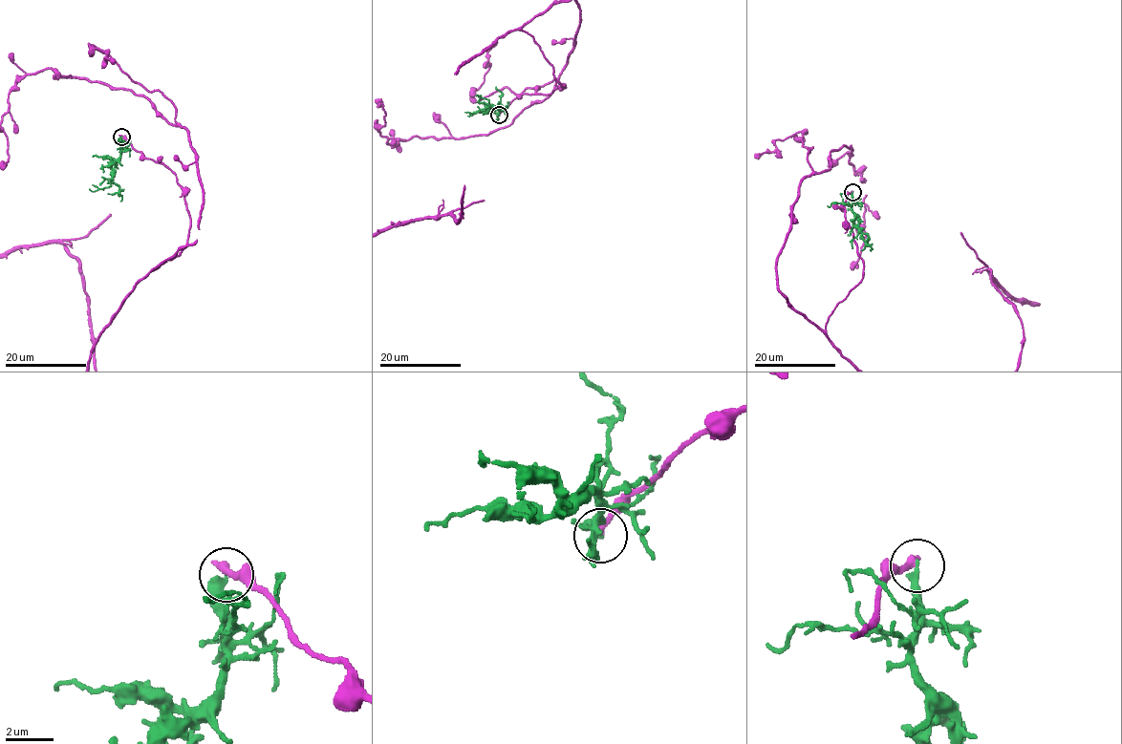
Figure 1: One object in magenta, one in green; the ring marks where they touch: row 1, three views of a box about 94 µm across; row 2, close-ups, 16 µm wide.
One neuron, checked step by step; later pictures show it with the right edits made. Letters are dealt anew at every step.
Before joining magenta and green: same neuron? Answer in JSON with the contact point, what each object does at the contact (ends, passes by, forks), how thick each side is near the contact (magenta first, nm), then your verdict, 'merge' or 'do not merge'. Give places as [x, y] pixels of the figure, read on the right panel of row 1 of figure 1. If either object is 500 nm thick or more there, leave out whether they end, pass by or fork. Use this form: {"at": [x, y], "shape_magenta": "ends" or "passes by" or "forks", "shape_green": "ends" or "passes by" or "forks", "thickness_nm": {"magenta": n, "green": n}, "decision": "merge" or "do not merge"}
{"at": [852, 192], "shape_magenta": "ends", "shape_green": "ends", "thickness_nm": {"magenta": 360, "green": 320}, "decision": "do not merge"}

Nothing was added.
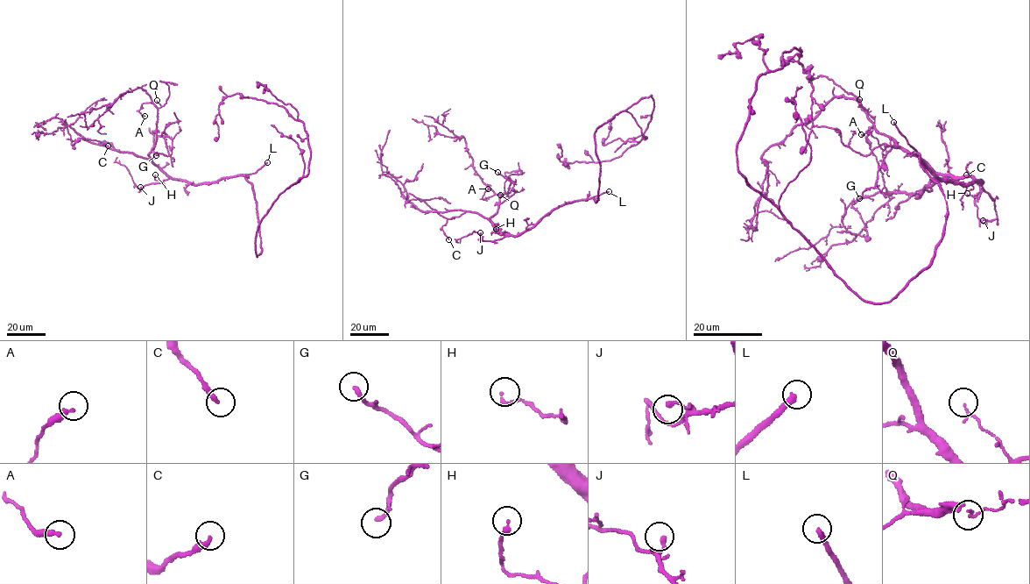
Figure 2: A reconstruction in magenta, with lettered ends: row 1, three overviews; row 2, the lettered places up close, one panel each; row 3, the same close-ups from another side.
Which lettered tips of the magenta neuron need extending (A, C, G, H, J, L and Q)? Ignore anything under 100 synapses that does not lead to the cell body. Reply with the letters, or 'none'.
L

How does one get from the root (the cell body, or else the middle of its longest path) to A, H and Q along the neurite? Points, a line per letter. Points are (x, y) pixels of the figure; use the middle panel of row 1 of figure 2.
A: (597, 194), (596, 202), (566, 202), (511, 236), (490, 219), (501, 195), (483, 200), (488, 188)
H: (597, 194), (596, 202), (592, 197), (566, 202), (519, 234), (504, 236), (502, 232), (495, 232), (496, 229)
Q: (597, 194), (596, 202), (592, 197), (566, 202), (515, 236), (499, 233), (490, 219), (504, 194), (500, 195)

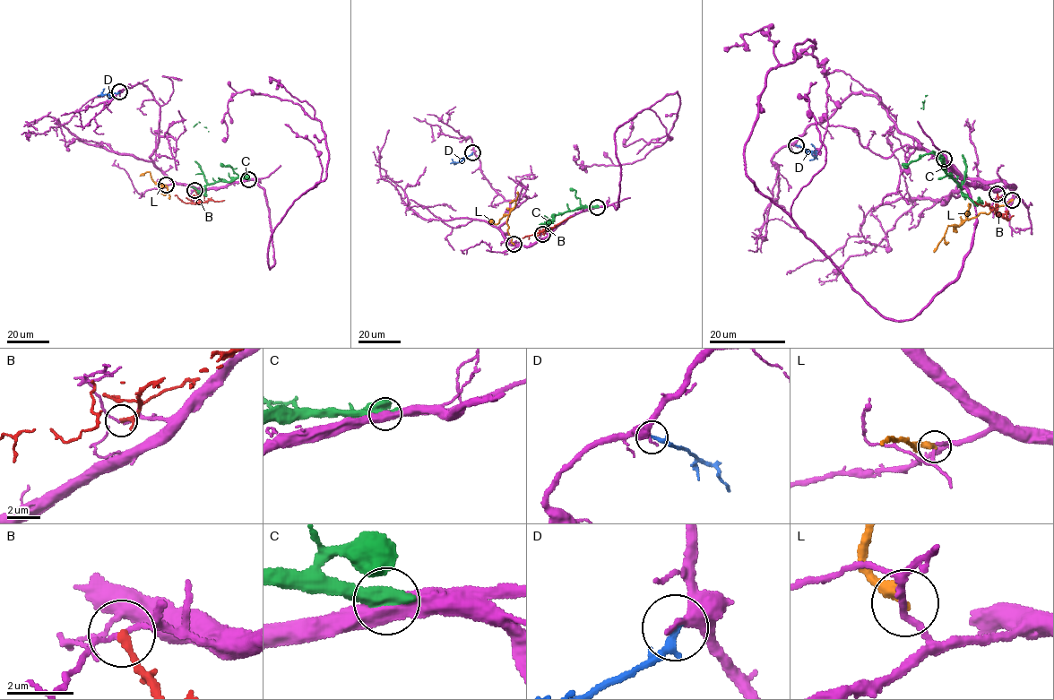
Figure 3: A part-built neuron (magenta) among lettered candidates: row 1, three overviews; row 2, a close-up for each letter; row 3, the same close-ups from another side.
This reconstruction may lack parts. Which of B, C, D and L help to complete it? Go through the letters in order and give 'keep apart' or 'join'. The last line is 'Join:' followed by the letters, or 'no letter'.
B: keep apart
C: keep apart
D: keep apart
L: keep apart
Join: no letter

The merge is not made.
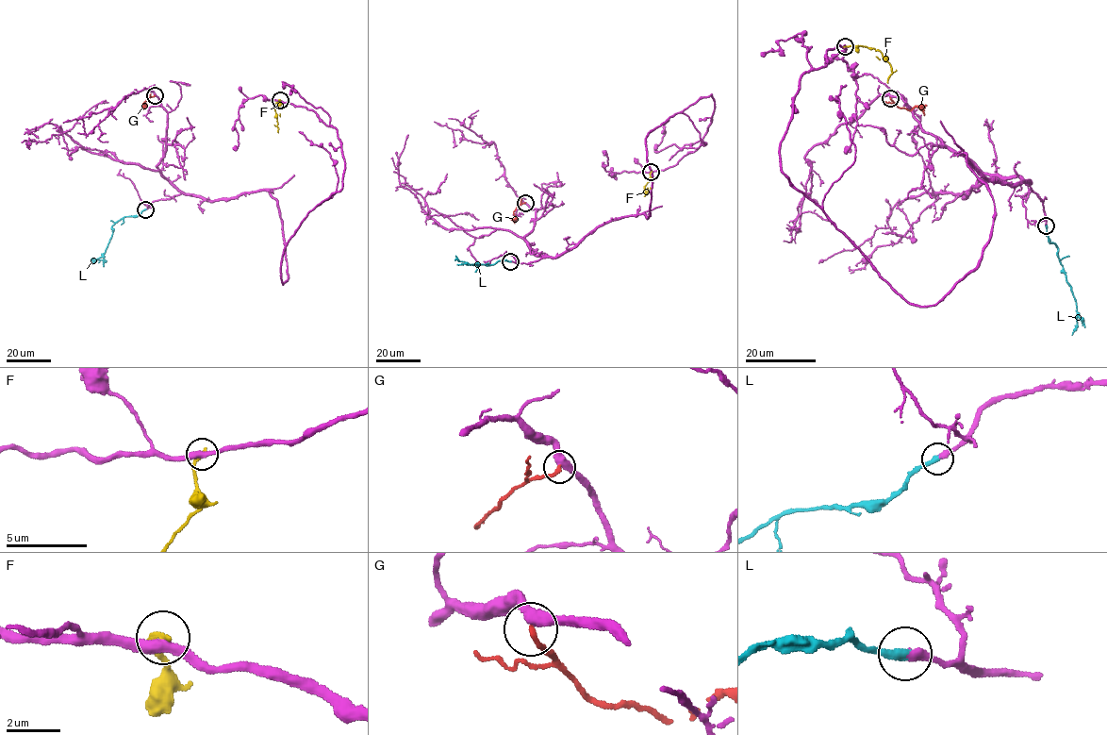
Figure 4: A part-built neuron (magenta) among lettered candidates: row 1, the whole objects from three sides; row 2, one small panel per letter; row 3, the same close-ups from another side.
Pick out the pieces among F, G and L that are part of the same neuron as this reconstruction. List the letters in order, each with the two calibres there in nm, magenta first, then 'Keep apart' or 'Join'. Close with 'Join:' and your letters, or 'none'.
F: Thickness 360 nm (magenta) against 220 nm. Keep apart
G: Thickness 420 nm (magenta) against 200 nm. Keep apart
L: Thickness 360 nm (magenta) against 320 nm. Join
Join: L

